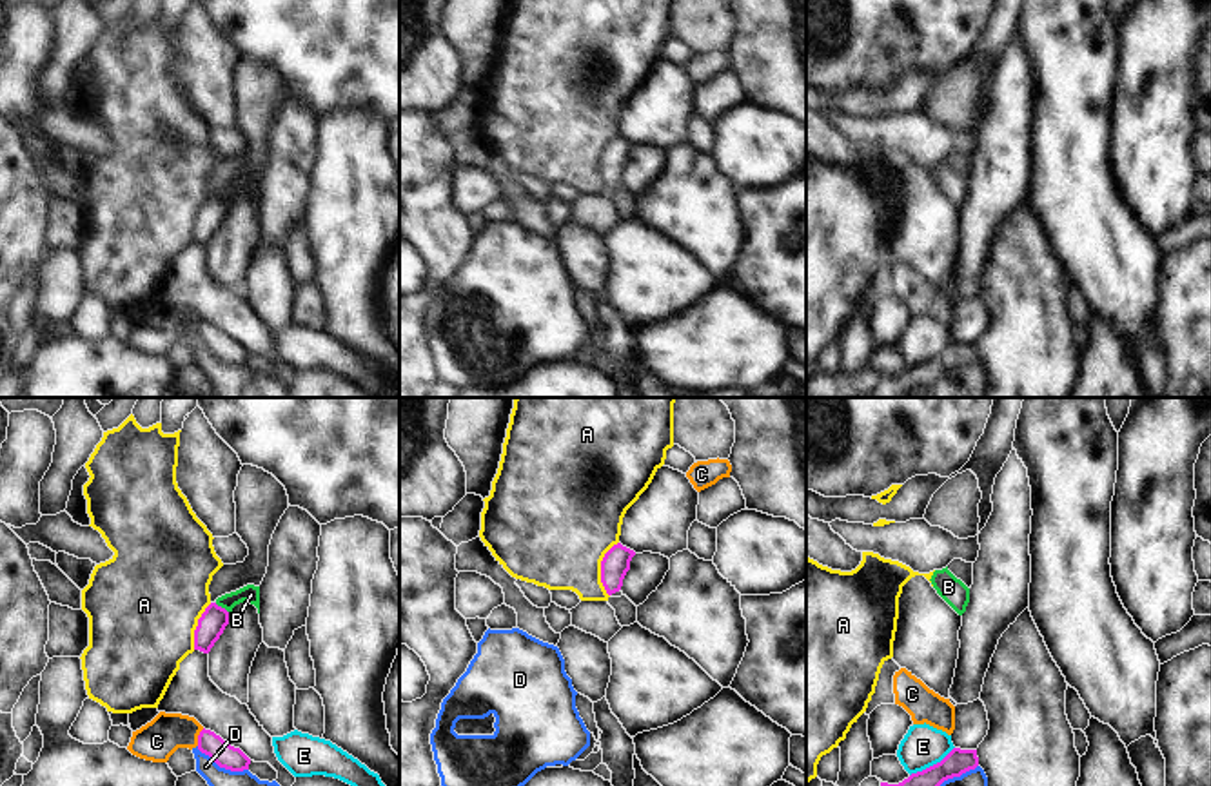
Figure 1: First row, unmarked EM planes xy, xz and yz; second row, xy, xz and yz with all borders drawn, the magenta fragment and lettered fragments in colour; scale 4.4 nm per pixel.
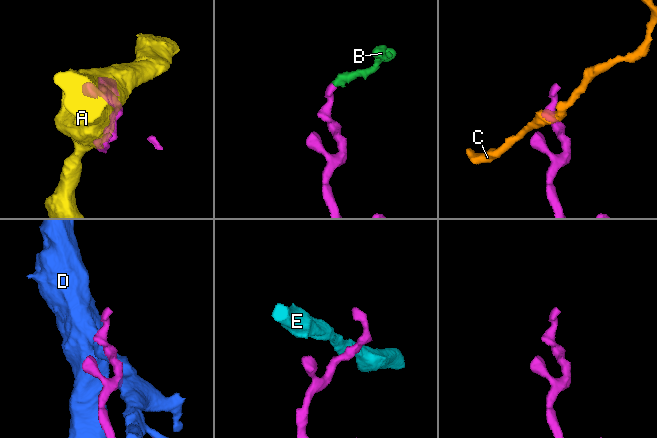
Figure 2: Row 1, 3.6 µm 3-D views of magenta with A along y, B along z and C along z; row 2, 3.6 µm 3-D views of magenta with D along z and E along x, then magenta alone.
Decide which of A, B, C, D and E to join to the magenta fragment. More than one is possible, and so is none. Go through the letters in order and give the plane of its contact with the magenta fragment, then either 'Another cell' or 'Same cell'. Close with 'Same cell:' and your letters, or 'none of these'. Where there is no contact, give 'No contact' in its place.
A: Touches magenta in xz. Another cell
B: Touches magenta in xy. Same cell
C: Touches magenta in xy. Another cell
D: Touches magenta in xy. Another cell
E: Touches magenta in yz. Another cell
Same cell: B.

